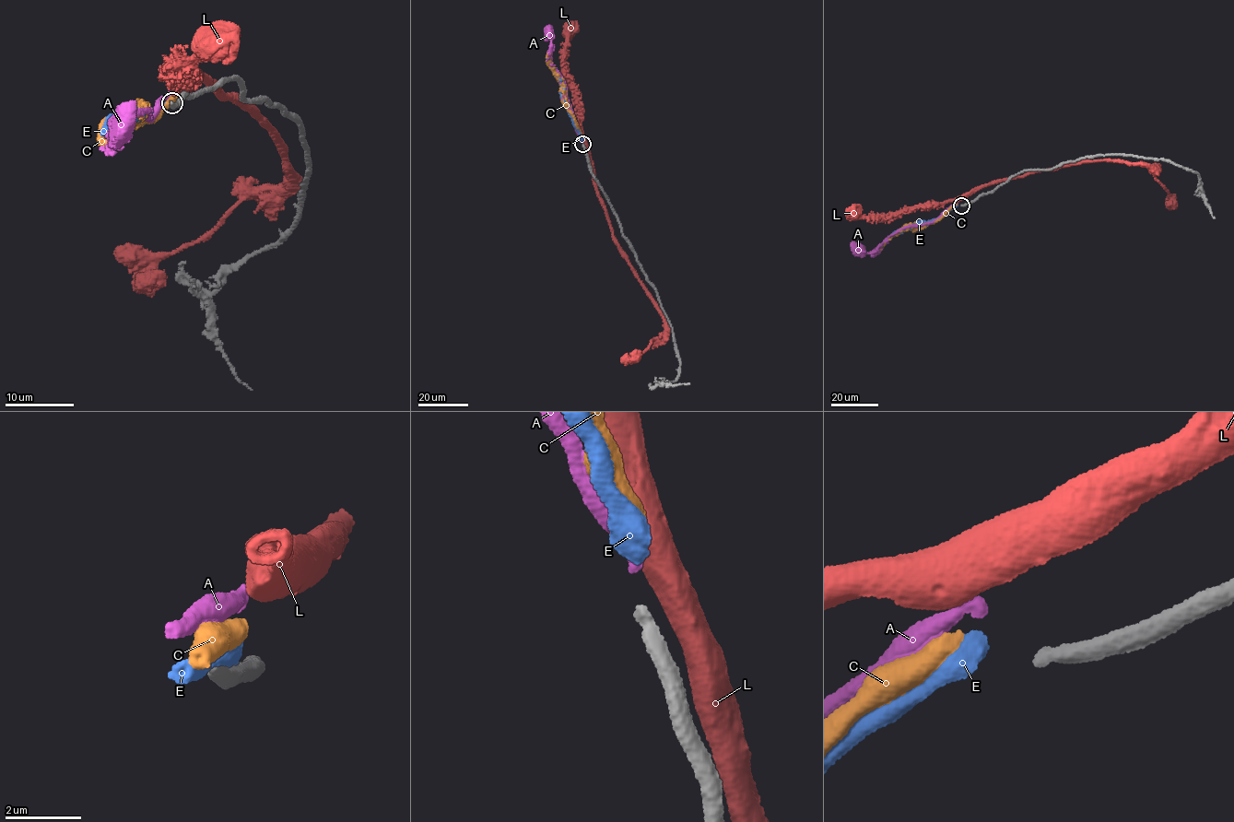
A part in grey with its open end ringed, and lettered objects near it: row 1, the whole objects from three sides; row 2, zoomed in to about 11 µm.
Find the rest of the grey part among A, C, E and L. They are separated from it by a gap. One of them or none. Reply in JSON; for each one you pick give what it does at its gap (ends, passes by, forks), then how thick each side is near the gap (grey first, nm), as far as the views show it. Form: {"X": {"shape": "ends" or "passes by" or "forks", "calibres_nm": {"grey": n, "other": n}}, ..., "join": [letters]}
{"A": {"shape": "ends", "calibres_nm": {"grey": 360, "other": 360}}, "join": ["A"]}

